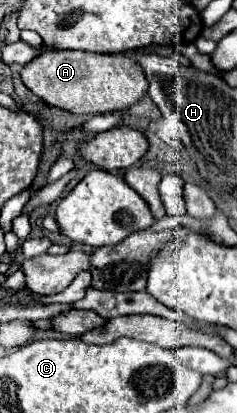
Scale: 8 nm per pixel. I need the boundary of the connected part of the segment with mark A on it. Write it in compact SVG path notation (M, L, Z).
M47 50L21 70L23 84L49 106L73 114L105 114L133 106L147 92L143 68L131 56L95 54L79 50Z

